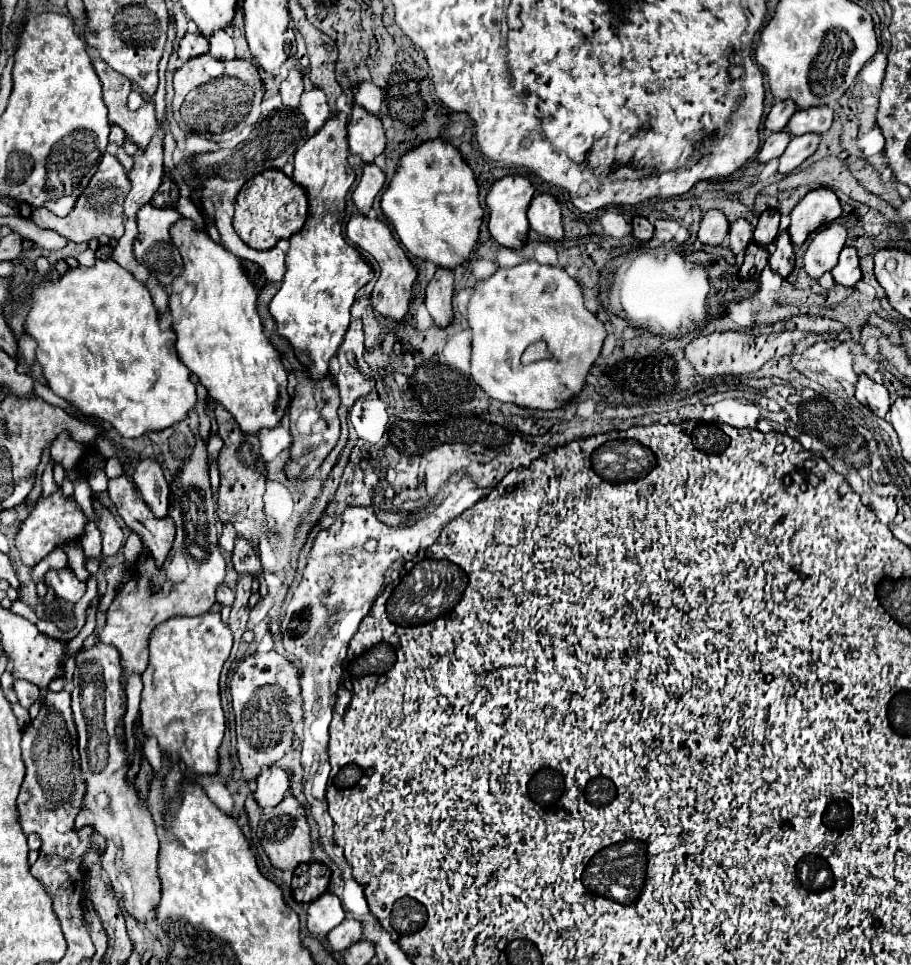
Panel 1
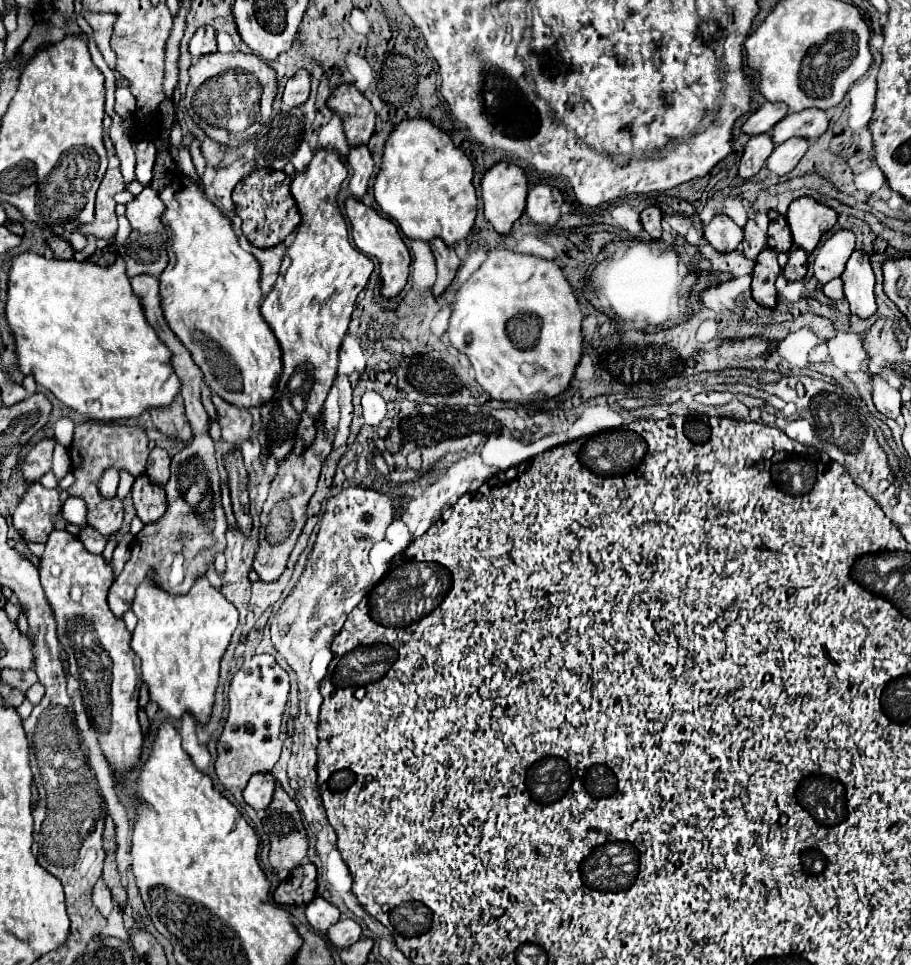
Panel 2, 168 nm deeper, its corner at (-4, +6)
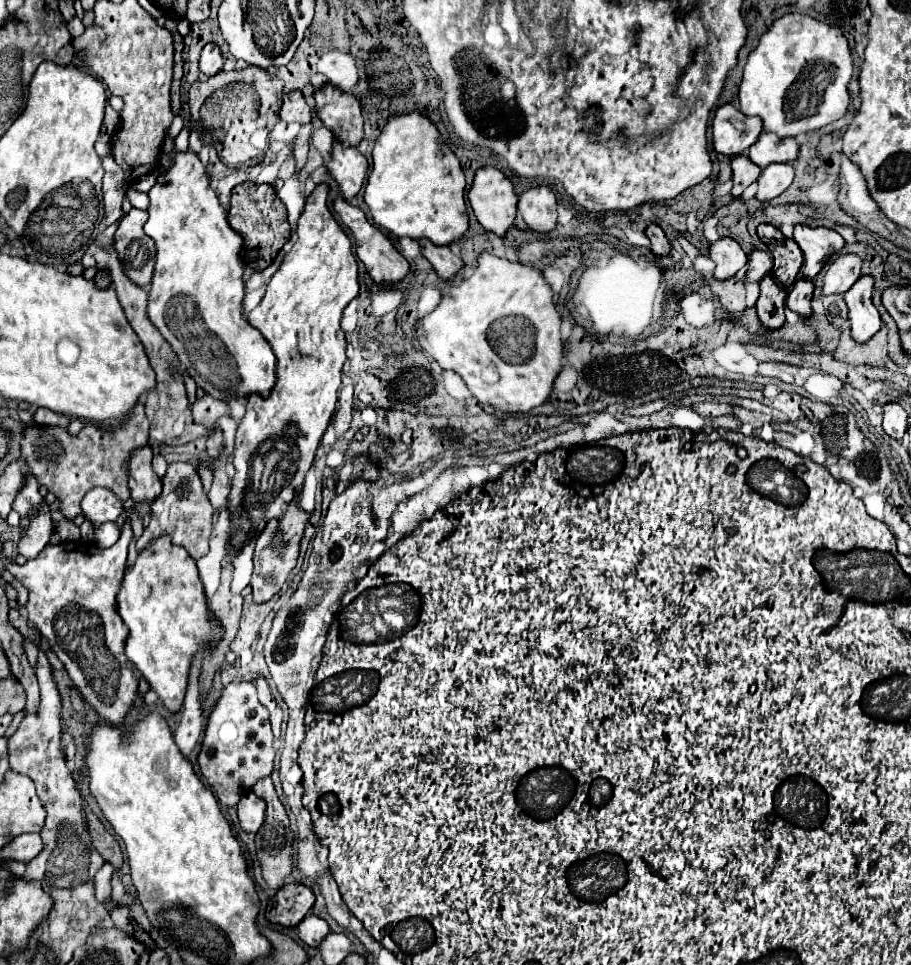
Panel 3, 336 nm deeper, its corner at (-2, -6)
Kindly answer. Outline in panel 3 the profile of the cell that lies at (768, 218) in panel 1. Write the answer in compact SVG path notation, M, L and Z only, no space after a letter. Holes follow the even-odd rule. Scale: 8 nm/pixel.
M772 224L758 226L758 238L762 238L774 258L774 276L782 284L794 284L796 274L802 266L802 250L792 238L786 238Z

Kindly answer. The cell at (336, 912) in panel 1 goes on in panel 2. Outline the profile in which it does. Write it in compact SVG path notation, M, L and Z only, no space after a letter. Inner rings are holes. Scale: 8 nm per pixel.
M316 896L308 906L306 906L306 920L316 932L326 932L332 924L340 920L340 912L336 906L326 902L322 896Z

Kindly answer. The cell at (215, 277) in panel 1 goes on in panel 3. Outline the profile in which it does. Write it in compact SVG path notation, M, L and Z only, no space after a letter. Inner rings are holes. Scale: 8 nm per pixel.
M184 152L184 154L176 154L174 158L174 164L170 170L166 170L164 174L158 176L156 184L152 186L152 190L148 192L150 196L150 206L148 206L148 212L150 212L150 218L148 222L144 224L144 232L156 240L156 270L154 270L154 278L152 278L152 290L150 290L150 296L148 296L148 318L150 322L160 330L160 334L166 338L166 342L172 346L172 350L176 352L182 368L190 374L190 378L208 394L208 396L216 396L218 400L232 400L232 398L248 398L250 394L258 394L258 396L266 396L270 394L270 390L274 388L276 384L276 356L270 348L270 344L266 342L266 338L248 324L244 312L242 312L242 302L244 302L244 266L240 262L240 248L242 248L242 236L238 232L234 232L228 224L228 214L226 210L220 206L218 198L216 198L216 192L212 190L210 186L210 178L206 174L206 168L204 164L198 160L198 156L194 152Z

